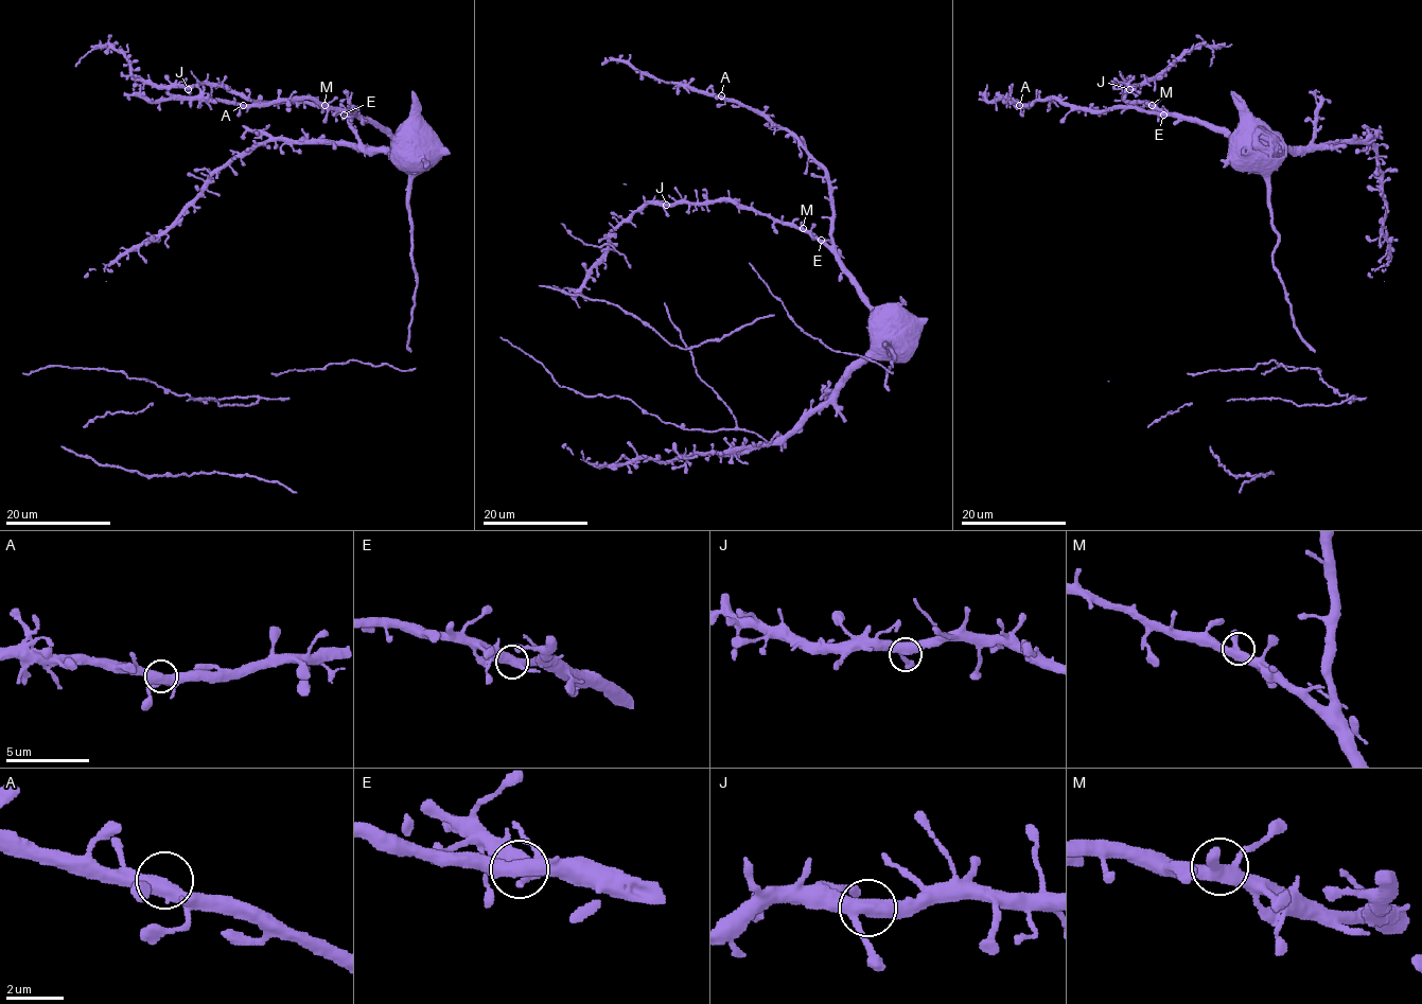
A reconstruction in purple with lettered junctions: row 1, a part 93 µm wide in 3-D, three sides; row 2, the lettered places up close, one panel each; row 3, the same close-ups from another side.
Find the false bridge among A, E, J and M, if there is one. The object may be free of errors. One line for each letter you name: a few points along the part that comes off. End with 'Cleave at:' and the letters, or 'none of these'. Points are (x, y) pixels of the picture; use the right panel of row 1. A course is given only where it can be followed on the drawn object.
Cleave at: none of these

